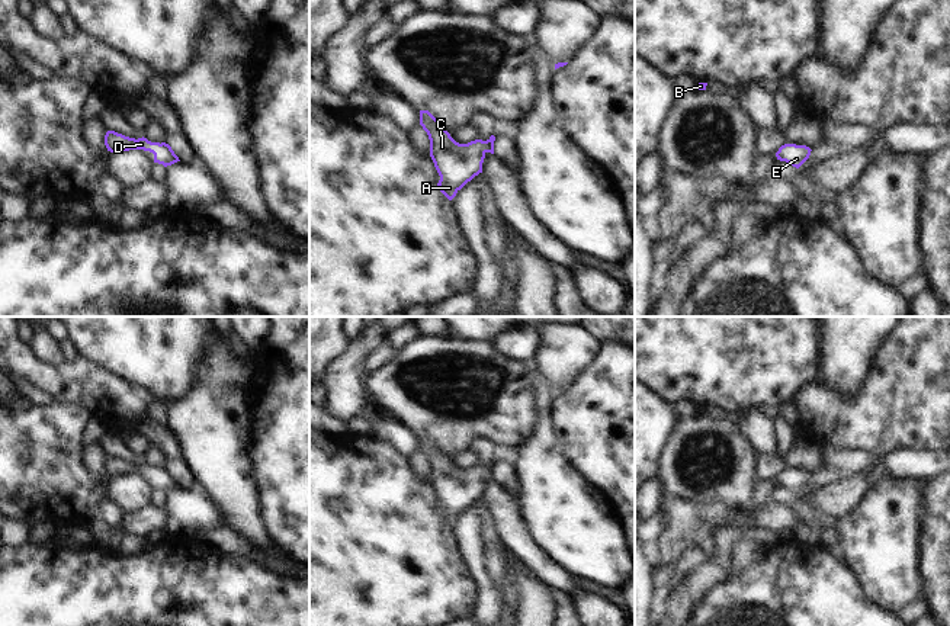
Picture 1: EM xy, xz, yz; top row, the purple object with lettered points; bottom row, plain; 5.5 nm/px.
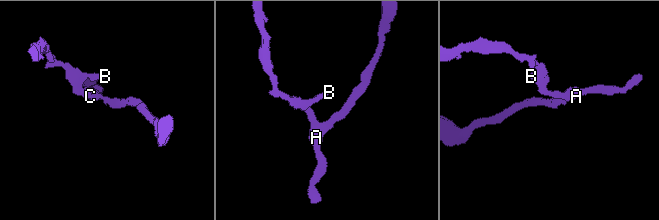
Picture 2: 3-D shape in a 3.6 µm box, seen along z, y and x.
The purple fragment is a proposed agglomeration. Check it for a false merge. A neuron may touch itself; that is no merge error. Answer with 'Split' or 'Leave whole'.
Leave whole

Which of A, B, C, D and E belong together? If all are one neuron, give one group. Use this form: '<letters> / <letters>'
A B C D E

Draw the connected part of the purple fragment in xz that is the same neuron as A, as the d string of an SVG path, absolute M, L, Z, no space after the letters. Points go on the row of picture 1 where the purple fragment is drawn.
M420 110L420 125L430 139L430 157L440 176L437 186L452 200L468 182L482 173L485 154L494 154L495 137L459 144L429 110Z

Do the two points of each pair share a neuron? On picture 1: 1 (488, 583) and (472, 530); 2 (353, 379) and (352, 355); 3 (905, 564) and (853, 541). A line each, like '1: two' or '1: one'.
1: one
2: one
3: one

